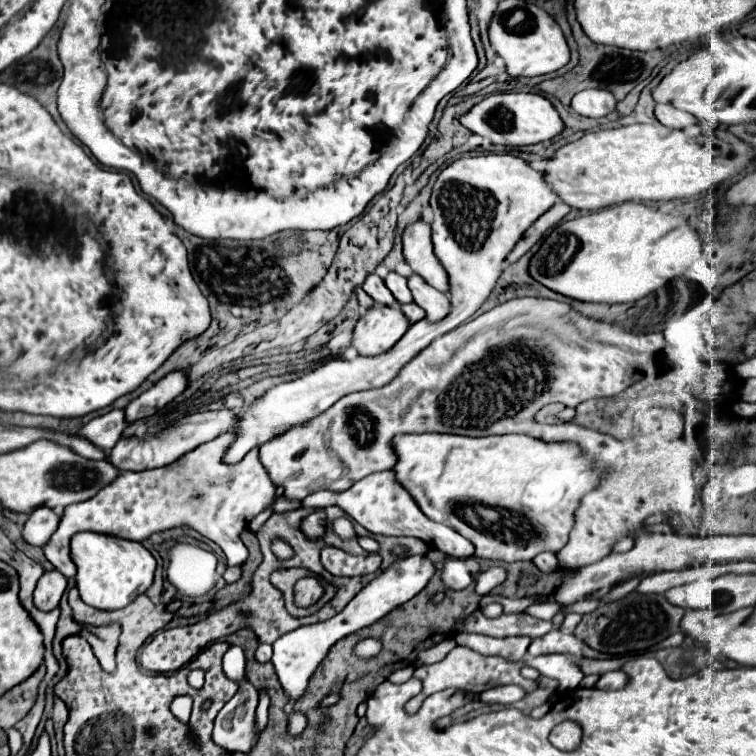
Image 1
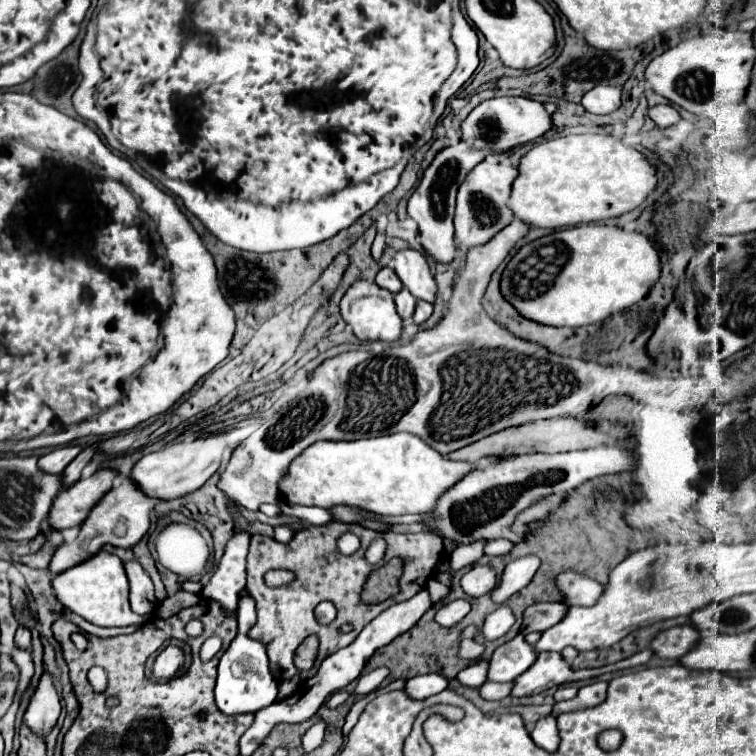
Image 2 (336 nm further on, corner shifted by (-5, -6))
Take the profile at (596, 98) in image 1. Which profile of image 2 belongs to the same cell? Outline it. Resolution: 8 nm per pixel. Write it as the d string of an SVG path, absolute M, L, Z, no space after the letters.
M611 86L593 88L583 96L581 104L591 114L611 114L621 106L621 90Z

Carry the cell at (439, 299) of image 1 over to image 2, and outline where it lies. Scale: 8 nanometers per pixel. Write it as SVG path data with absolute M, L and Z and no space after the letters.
M401 250L393 258L393 270L397 272L403 286L419 300L435 302L437 298L437 284L429 272L427 256L417 250Z

